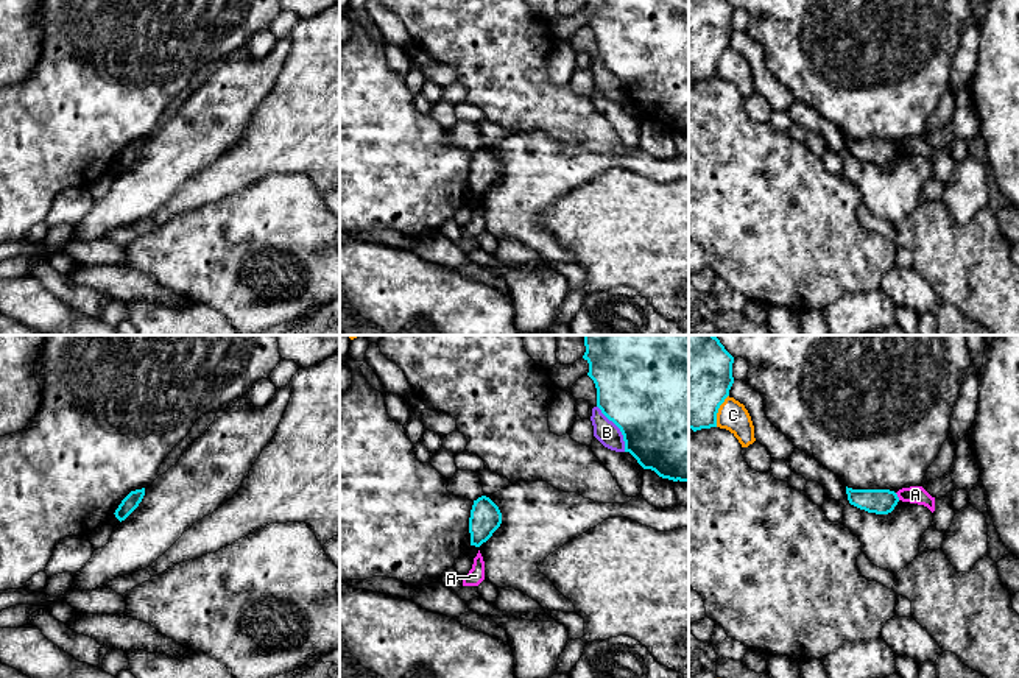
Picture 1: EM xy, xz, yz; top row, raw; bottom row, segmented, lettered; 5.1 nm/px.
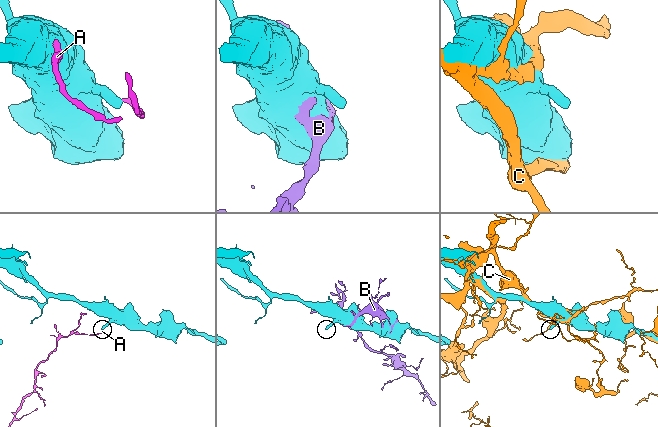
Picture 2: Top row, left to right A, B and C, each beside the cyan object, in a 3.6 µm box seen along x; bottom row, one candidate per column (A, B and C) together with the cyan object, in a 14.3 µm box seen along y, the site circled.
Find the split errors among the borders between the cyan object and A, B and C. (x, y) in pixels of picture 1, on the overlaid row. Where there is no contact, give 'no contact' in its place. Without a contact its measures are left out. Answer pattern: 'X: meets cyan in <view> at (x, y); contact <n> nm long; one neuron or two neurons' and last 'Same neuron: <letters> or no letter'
A: meets cyan in yz at (896, 496); contact 50 nm long; two neurons
B: meets cyan in xz at (619, 427); contact 280 nm long; two neurons
C: meets cyan in yz at (717, 410); contact 180 nm long; two neurons
Same neuron: no letter

